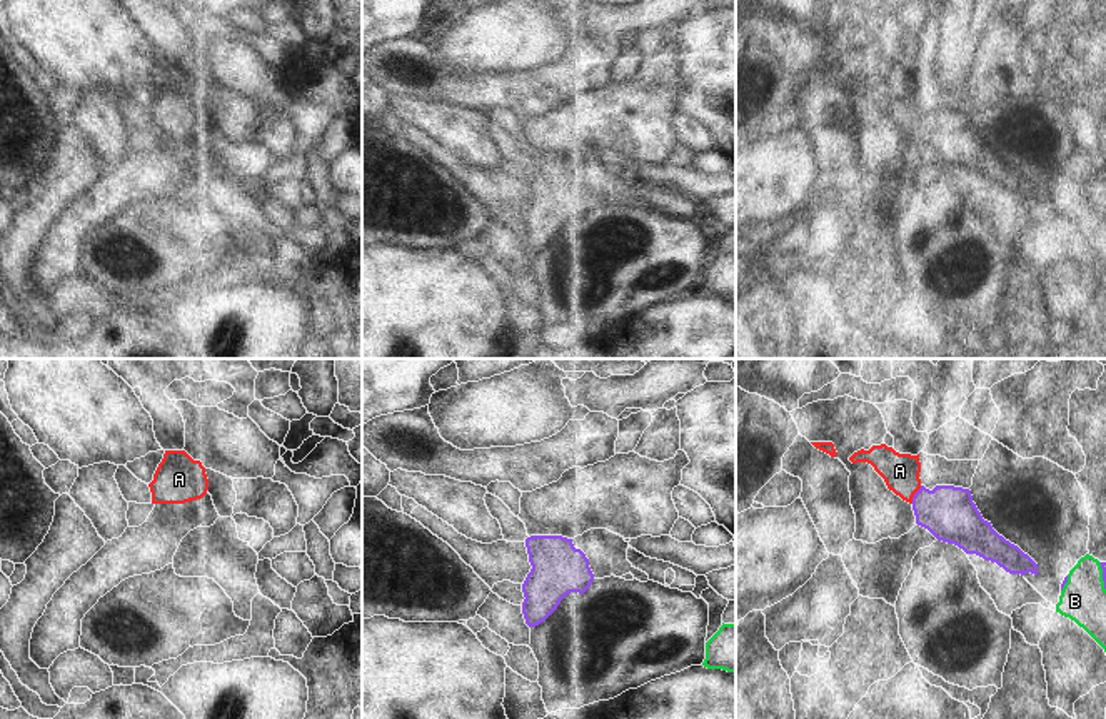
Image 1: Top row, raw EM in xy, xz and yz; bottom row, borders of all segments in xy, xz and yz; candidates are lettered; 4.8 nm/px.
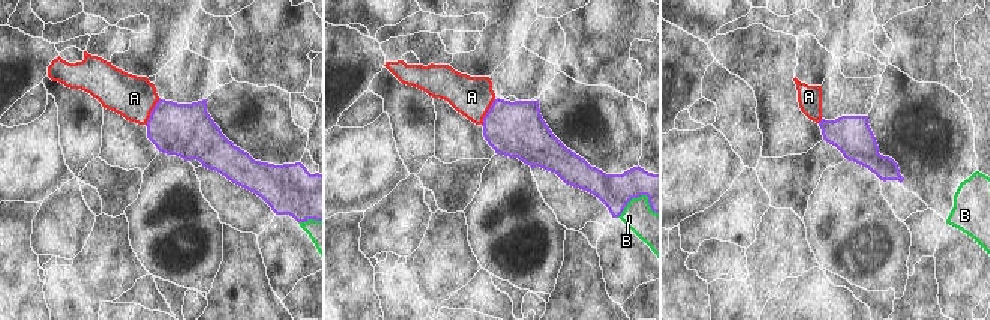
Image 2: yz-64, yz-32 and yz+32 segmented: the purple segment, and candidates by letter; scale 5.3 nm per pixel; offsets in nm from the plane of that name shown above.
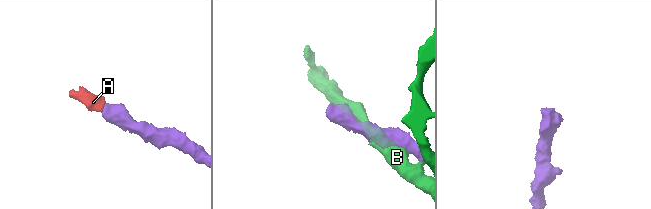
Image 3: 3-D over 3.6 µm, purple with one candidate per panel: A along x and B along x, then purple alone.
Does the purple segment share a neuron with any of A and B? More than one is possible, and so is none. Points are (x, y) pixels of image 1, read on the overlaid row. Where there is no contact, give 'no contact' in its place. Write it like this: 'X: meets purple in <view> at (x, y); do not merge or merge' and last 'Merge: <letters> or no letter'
A: meets purple in yz at (914, 494); merge
B: meets purple in yz at (1103, 576); do not merge
Merge: A

